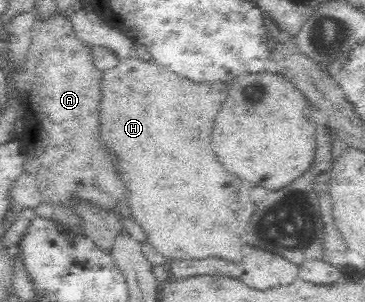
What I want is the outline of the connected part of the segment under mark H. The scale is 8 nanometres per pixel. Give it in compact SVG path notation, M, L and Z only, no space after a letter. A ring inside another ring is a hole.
M129 55L120 59L112 69L105 70L103 83L101 109L105 111L101 111L101 117L105 117L105 131L101 133L105 135L101 138L109 146L111 143L117 145L117 149L121 149L121 157L125 157L125 165L129 165L125 173L129 173L129 181L133 181L129 183L133 195L125 206L125 212L133 209L133 213L127 214L143 227L149 243L168 261L171 257L189 259L213 255L223 255L231 260L241 259L245 253L245 245L241 241L241 233L245 229L241 219L245 217L245 211L239 211L239 207L245 207L241 201L251 203L249 189L253 183L227 173L215 157L211 157L211 167L205 165L207 155L211 155L207 139L217 115L217 111L205 109L217 109L217 105L223 103L227 97L225 81L197 83L173 73L173 70L163 67L152 58L139 59L136 55Z

